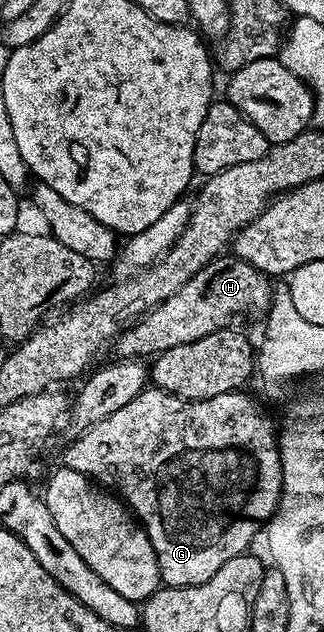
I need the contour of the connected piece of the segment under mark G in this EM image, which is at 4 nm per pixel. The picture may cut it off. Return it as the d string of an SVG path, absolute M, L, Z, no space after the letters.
M146 389L135 397L135 401L127 401L123 409L111 413L111 417L103 417L103 421L96 423L76 436L77 440L66 449L66 460L75 461L76 466L84 471L90 479L96 481L102 488L112 489L136 516L146 533L149 534L151 545L155 549L155 557L159 561L160 582L166 587L190 587L203 585L203 581L211 581L231 557L239 557L250 550L257 530L264 528L277 512L277 504L281 501L281 486L283 473L281 472L281 448L279 446L279 427L273 424L273 419L252 399L245 395L244 390L223 393L219 397L210 399L180 399L178 395L168 395L160 389Z

